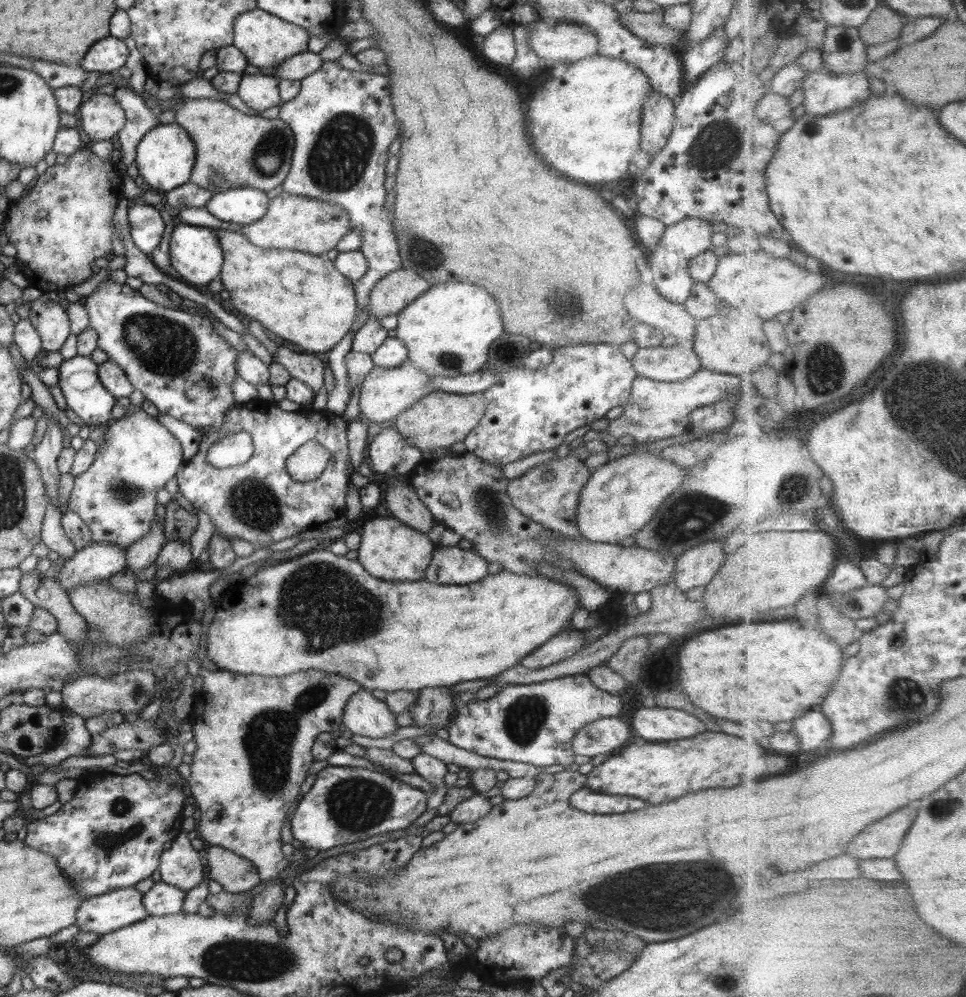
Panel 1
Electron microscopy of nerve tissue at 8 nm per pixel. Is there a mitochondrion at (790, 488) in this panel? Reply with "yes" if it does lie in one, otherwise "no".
yes

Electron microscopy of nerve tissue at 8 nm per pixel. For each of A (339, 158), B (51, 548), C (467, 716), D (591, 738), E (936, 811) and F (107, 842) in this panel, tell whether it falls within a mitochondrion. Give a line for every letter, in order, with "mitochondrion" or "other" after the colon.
A: mitochondrion
B: other
C: other
D: mitochondrion
E: mitochondrion
F: mitochondrion

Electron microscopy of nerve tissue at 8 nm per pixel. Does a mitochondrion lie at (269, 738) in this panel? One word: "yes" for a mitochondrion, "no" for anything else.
yes

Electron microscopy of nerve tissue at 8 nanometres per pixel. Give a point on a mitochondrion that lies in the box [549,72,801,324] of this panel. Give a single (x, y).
(717, 144)

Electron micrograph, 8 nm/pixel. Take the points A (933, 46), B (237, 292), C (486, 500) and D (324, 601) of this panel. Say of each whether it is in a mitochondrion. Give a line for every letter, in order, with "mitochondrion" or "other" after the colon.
A: other
B: other
C: mitochondrion
D: mitochondrion

